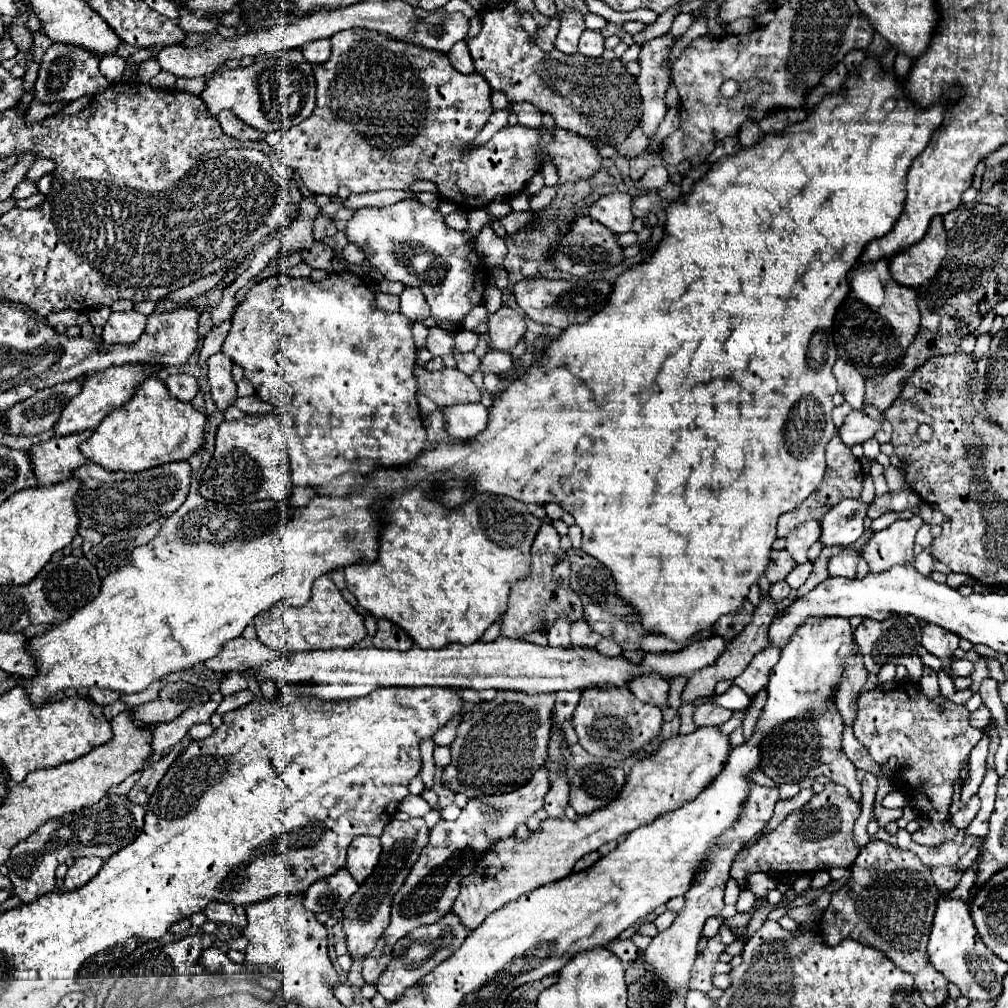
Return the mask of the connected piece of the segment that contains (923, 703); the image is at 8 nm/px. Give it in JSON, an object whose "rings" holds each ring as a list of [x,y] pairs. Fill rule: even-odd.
{"rings":[[[911,680],[895,682],[891,690],[875,688],[859,694],[857,706],[857,722],[853,724],[857,740],[867,746],[877,764],[885,764],[889,756],[897,756],[895,788],[905,792],[909,804],[929,820],[929,826],[911,834],[913,842],[939,850],[941,844],[955,840],[957,828],[951,824],[949,814],[953,798],[951,786],[959,776],[961,762],[969,758],[969,752],[983,736],[983,732],[969,724],[969,710],[943,696],[928,699],[919,684]],[[939,704],[945,706],[945,712],[937,710]]]}

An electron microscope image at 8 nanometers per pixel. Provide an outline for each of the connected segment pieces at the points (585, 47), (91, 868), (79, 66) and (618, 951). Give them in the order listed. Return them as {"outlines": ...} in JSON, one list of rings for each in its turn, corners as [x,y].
{"outlines":[[[[585,30],[579,38],[579,52],[583,56],[591,56],[591,58],[597,58],[603,54],[605,46],[603,46],[603,34],[601,32],[593,32],[593,30]]],[[[77,858],[63,878],[63,890],[75,890],[87,884],[103,866],[99,858]]],[[[53,42],[45,56],[43,62],[39,66],[39,76],[35,82],[35,98],[51,104],[51,102],[59,102],[59,100],[77,100],[81,96],[95,96],[99,92],[103,92],[103,88],[109,86],[107,78],[99,72],[99,60],[101,56],[91,52],[91,50],[83,50],[79,46],[67,46],[61,42]]],[[[615,940],[609,944],[609,950],[623,962],[631,962],[635,956],[639,956],[639,948],[631,940]]]]}

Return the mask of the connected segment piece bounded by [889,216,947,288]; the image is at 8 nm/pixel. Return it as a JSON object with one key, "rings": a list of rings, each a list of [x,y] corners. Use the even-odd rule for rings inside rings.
{"rings":[[[935,216],[921,242],[893,254],[889,262],[891,276],[903,286],[919,288],[939,270],[941,260],[945,258],[945,240],[947,234],[943,228],[943,218]]]}

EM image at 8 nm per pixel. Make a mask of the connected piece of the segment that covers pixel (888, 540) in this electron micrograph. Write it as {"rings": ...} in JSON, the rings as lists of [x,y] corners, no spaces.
{"rings":[[[907,516],[895,520],[873,538],[863,548],[863,558],[871,572],[885,572],[897,564],[911,564],[913,560],[913,540],[921,528],[921,516]]]}

